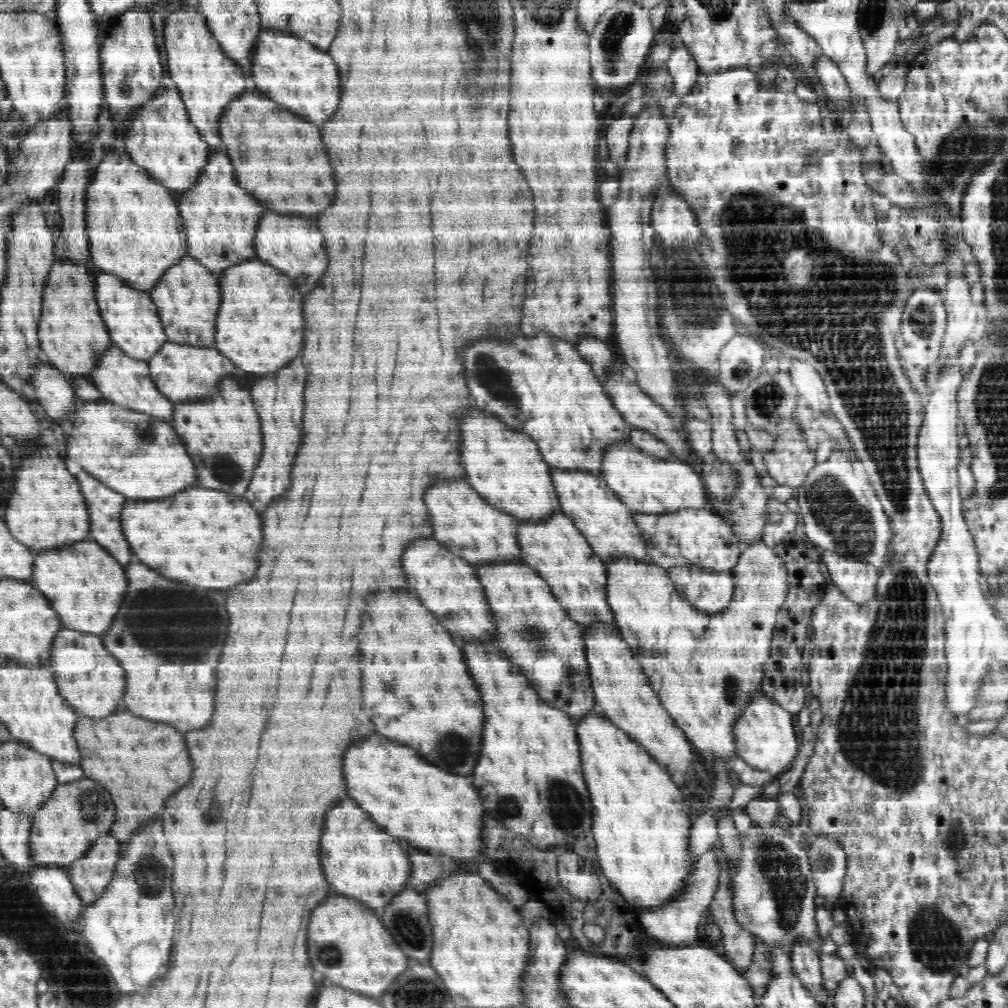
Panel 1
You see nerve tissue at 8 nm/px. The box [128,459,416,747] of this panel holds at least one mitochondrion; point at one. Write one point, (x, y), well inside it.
(186, 647)

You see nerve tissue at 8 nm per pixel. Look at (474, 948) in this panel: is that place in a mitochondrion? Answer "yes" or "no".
no

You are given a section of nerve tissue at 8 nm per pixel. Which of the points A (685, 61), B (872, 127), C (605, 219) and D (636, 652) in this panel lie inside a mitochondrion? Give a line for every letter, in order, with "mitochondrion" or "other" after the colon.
A: other
B: other
C: other
D: other

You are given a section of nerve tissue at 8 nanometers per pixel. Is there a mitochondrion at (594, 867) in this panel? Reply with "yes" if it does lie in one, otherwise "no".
no

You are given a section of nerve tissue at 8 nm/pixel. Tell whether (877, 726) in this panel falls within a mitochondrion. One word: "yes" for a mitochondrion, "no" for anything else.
yes

